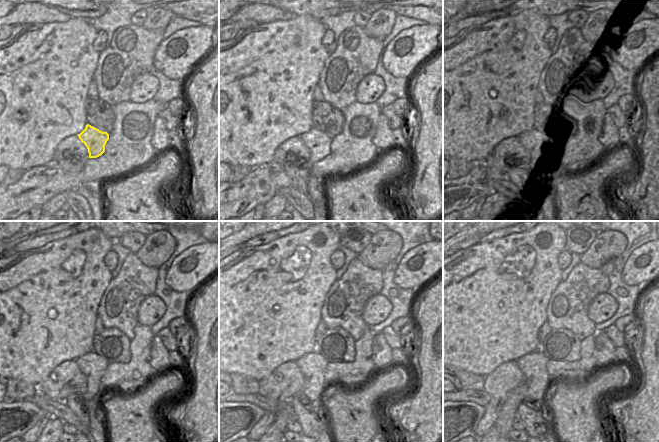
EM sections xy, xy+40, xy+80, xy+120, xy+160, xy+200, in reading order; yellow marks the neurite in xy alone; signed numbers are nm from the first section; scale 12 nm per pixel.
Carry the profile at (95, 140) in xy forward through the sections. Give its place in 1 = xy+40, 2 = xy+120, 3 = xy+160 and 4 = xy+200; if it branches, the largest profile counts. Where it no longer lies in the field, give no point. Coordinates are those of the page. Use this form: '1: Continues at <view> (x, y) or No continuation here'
1: Continues at xy+40 (318, 142)
2: Continues at xy+120 (93, 366)
3: Continues at xy+160 (312, 365)
4: Continues at xy+200 (532, 390)

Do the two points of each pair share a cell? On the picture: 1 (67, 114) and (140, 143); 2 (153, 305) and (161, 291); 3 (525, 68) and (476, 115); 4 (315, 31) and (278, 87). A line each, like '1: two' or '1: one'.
1: two
2: two
3: one
4: one

